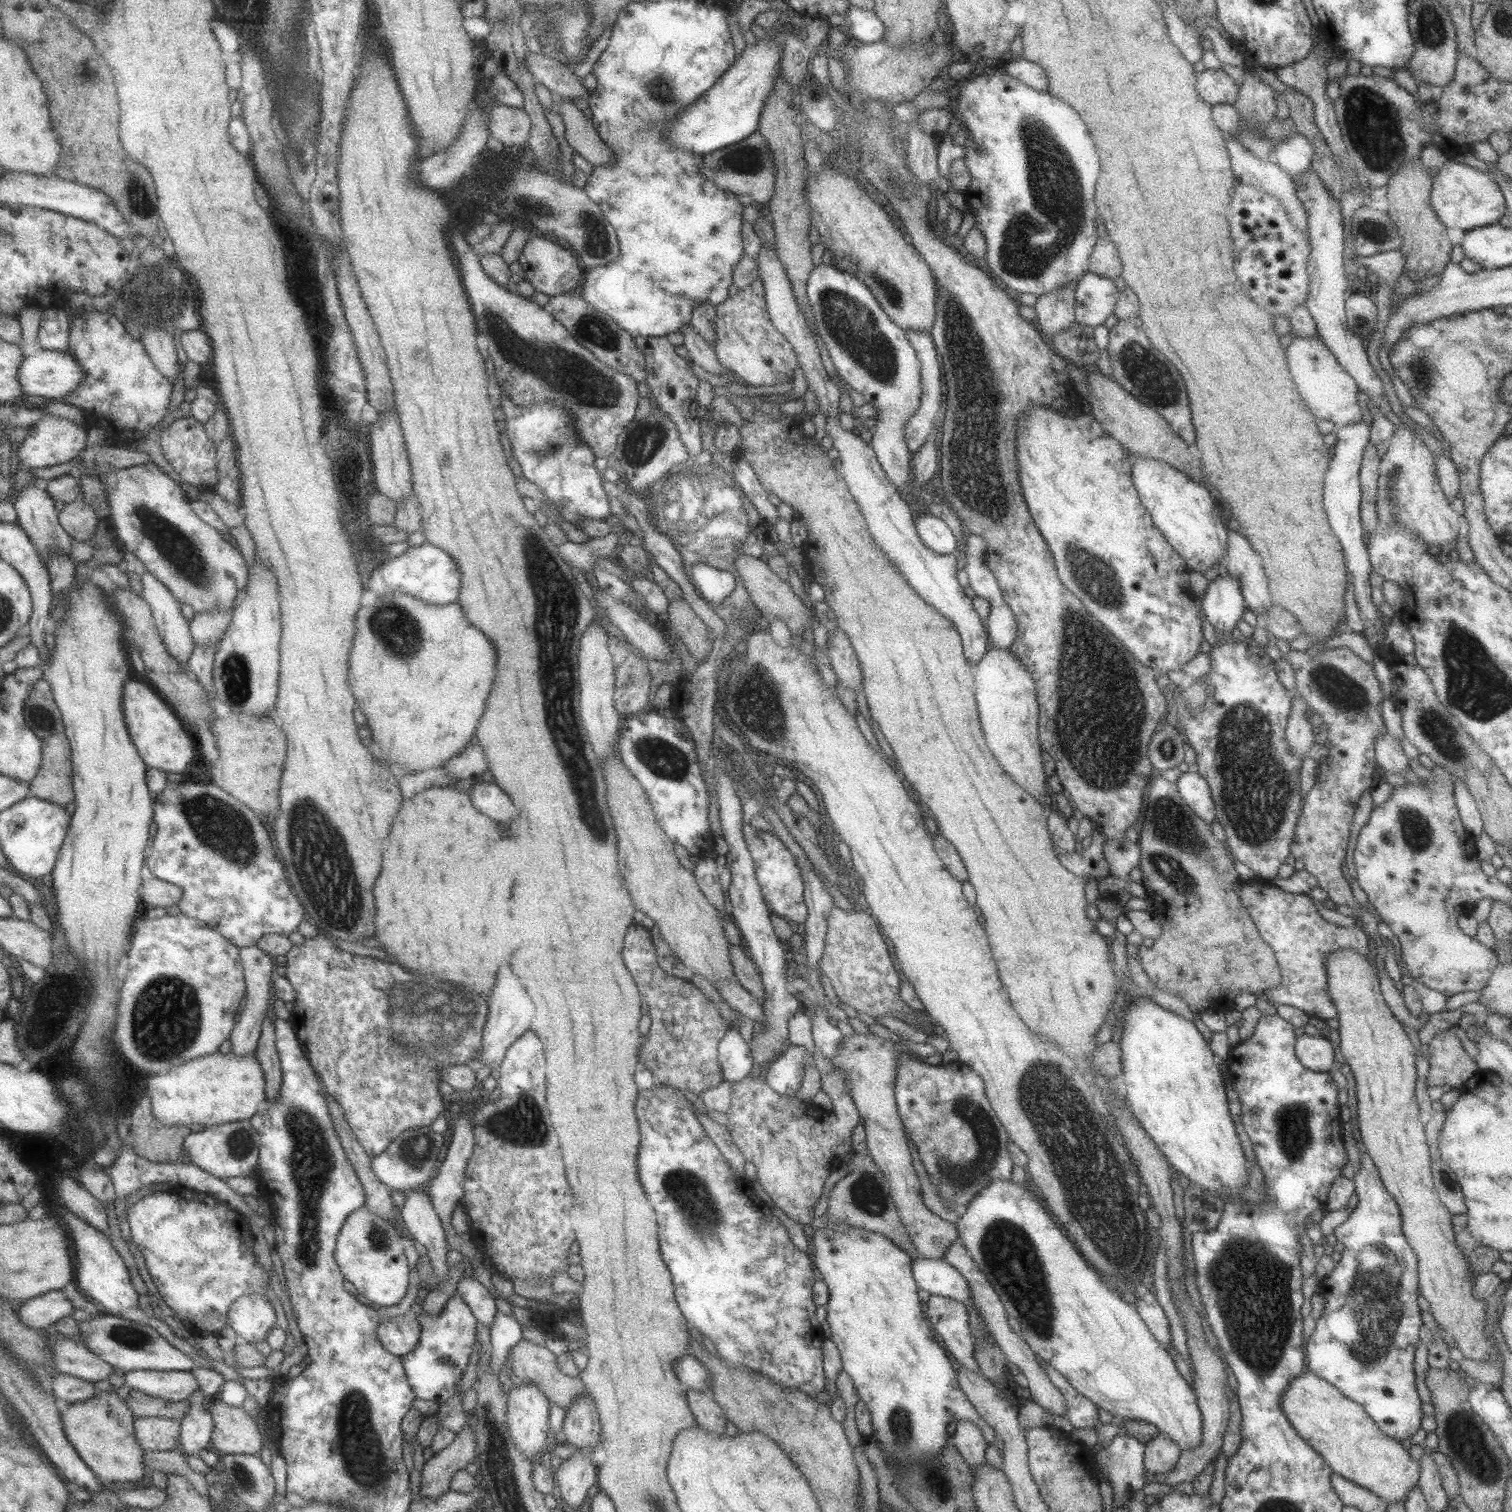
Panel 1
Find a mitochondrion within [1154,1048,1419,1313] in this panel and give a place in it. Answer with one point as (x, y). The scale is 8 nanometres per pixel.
(1294, 1120)

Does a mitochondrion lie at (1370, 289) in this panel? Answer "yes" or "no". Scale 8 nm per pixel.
no

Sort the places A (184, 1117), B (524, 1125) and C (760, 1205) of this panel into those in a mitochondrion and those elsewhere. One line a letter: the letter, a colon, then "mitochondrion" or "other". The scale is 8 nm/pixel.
A: other
B: mitochondrion
C: other

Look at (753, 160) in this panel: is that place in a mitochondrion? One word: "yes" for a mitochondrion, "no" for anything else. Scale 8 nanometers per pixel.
yes

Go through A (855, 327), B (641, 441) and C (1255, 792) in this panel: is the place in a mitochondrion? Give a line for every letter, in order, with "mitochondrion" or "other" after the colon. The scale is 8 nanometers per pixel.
A: mitochondrion
B: mitochondrion
C: mitochondrion

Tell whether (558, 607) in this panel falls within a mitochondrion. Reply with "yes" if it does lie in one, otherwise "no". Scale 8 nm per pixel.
yes

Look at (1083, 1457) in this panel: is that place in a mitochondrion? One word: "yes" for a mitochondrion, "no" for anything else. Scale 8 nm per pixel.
no

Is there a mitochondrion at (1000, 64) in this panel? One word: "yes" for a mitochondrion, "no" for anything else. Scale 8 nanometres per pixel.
no

